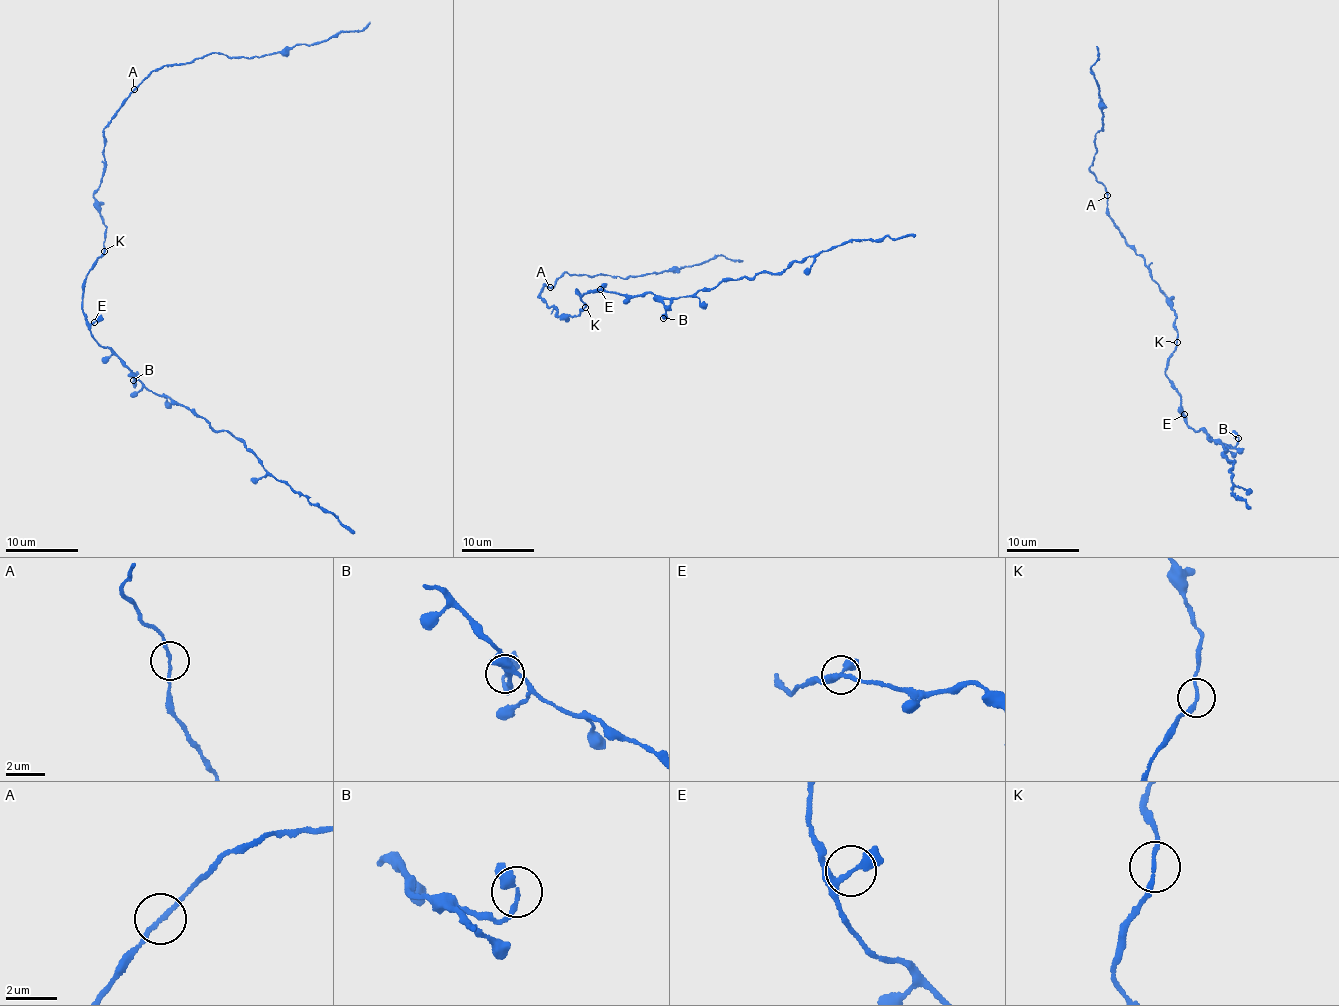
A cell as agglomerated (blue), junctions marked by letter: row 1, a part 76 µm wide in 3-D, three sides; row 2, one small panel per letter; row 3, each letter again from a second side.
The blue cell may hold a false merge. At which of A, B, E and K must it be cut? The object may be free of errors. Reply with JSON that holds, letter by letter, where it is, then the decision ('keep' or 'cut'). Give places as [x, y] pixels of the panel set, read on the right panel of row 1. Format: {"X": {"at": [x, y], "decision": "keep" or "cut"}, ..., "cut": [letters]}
{"A": {"at": [1107, 195], "decision": "cut"}, "B": {"at": [1238, 438], "decision": "keep"}, "E": {"at": [1184, 414], "decision": "keep"}, "K": {"at": [1177, 342], "decision": "keep"}, "cut": ["A"]}

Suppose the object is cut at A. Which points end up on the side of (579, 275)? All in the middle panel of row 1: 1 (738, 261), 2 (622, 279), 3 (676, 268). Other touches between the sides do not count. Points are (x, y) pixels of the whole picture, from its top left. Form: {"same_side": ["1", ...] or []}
{"same_side": ["1", "2", "3"]}

